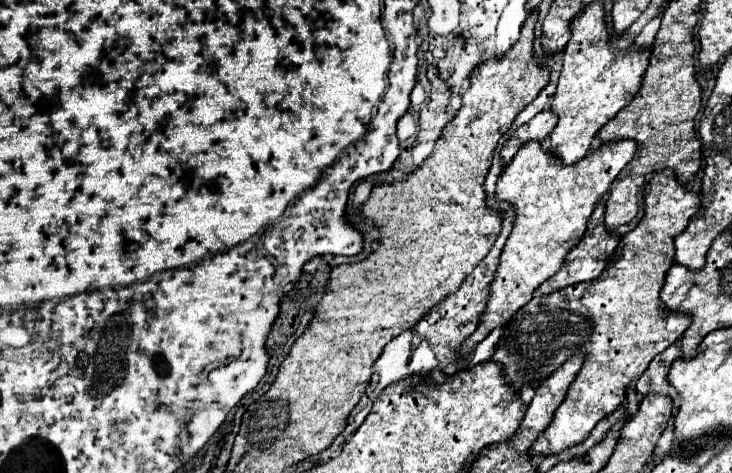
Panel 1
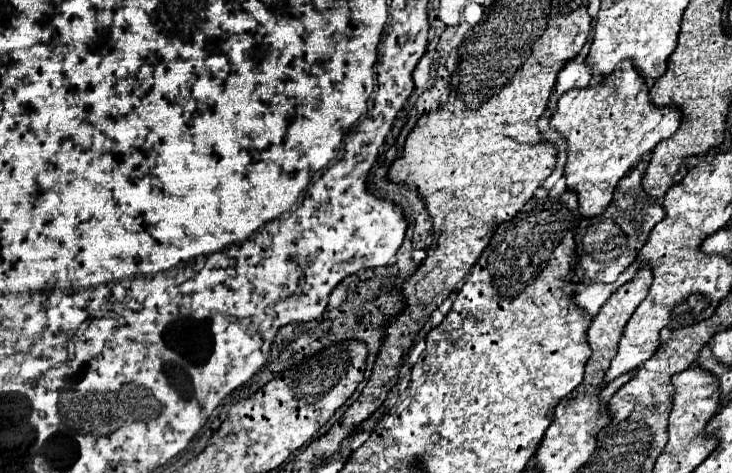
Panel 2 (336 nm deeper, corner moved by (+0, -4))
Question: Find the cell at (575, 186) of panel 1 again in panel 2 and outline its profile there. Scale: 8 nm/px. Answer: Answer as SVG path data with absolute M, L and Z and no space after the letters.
M625 61L623 65L615 65L597 85L569 89L559 97L557 111L551 119L551 127L567 139L567 189L579 193L579 207L585 217L601 215L611 203L619 179L647 151L653 151L659 141L671 137L681 123L681 111L677 107L657 107L651 103L649 85L633 65L633 61Z

